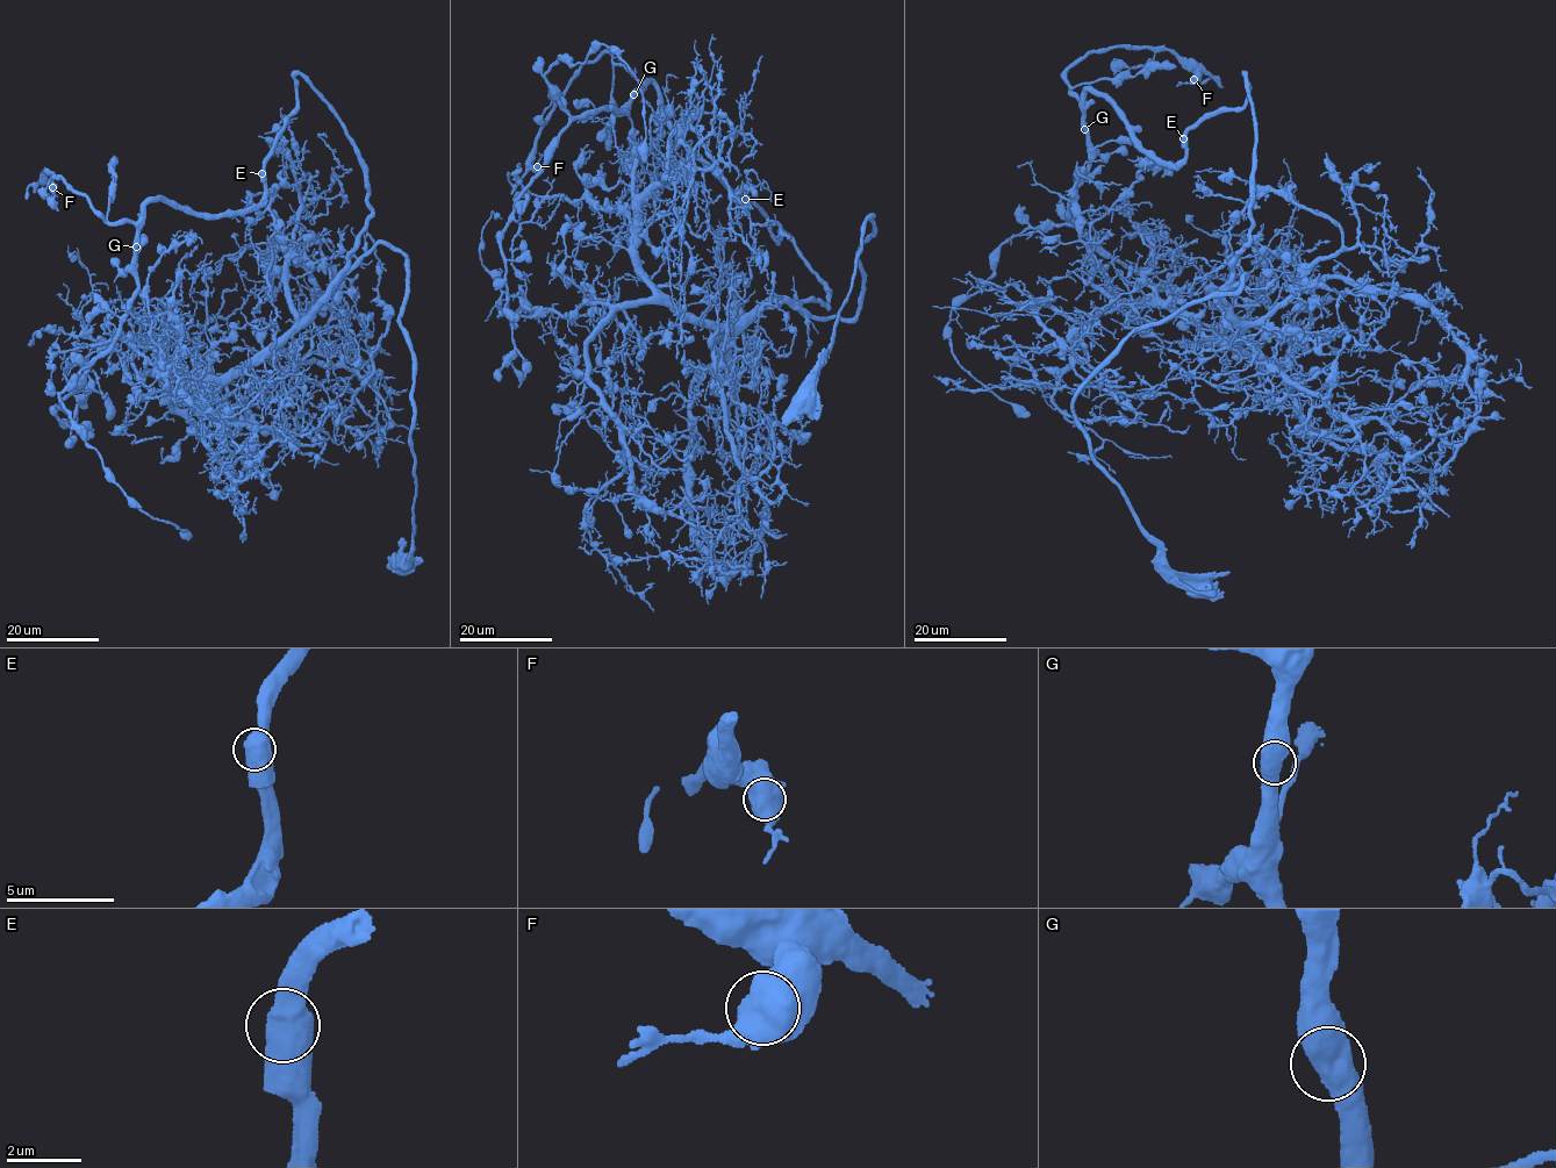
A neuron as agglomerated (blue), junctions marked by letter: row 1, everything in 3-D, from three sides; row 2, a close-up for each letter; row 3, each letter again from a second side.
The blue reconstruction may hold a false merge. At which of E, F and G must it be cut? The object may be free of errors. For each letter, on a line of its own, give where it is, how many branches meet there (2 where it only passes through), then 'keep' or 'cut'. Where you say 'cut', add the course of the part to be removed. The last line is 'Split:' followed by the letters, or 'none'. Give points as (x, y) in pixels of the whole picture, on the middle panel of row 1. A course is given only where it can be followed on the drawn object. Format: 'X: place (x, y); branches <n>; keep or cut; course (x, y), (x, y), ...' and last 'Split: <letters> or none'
E: place (745, 199); branches 2; keep
F: place (537, 166); branches 2; keep
G: place (633, 94); branches 2; keep
Split: none

